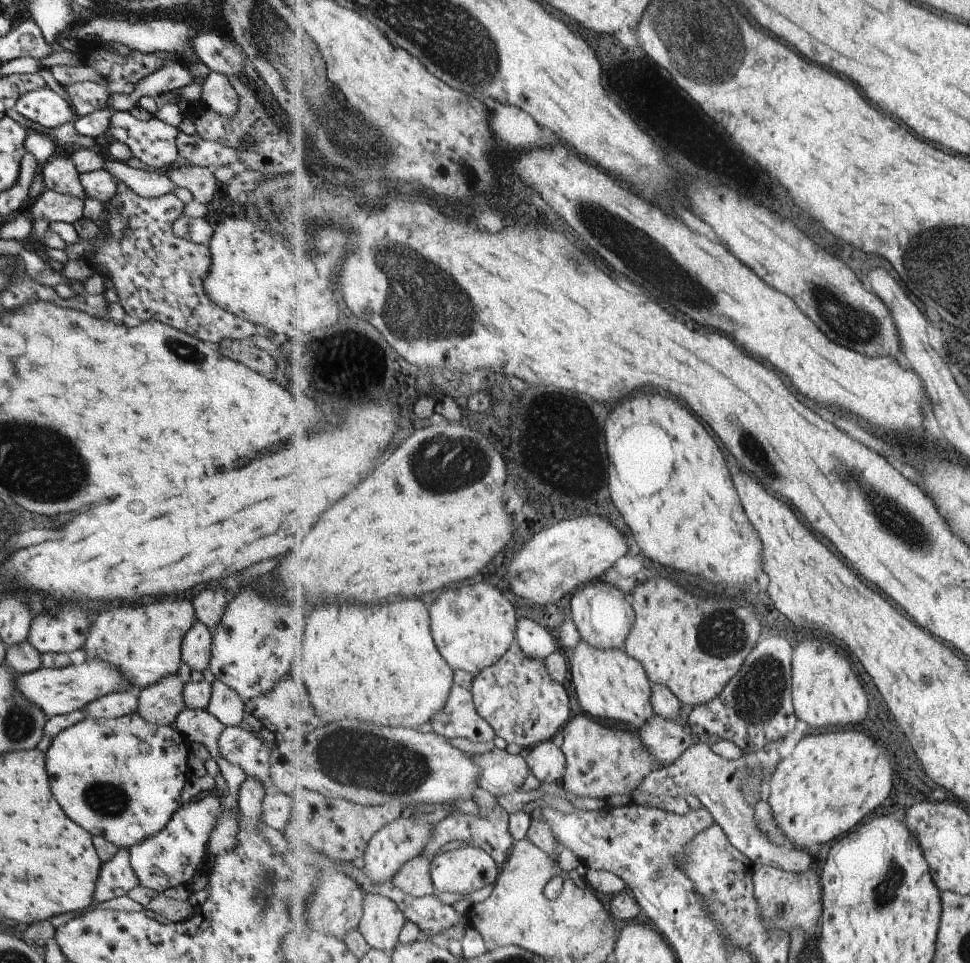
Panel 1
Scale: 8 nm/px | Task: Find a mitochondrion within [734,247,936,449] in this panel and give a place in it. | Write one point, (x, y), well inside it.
(854, 325)

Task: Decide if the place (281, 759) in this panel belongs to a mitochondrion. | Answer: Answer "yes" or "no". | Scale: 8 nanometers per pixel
no

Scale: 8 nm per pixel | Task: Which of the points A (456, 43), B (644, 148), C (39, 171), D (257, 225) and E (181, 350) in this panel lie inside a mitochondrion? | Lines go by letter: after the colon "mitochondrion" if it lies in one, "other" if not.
A: mitochondrion
B: other
C: other
D: other
E: mitochondrion

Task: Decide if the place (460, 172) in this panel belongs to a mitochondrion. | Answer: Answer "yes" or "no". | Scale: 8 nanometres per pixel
yes

